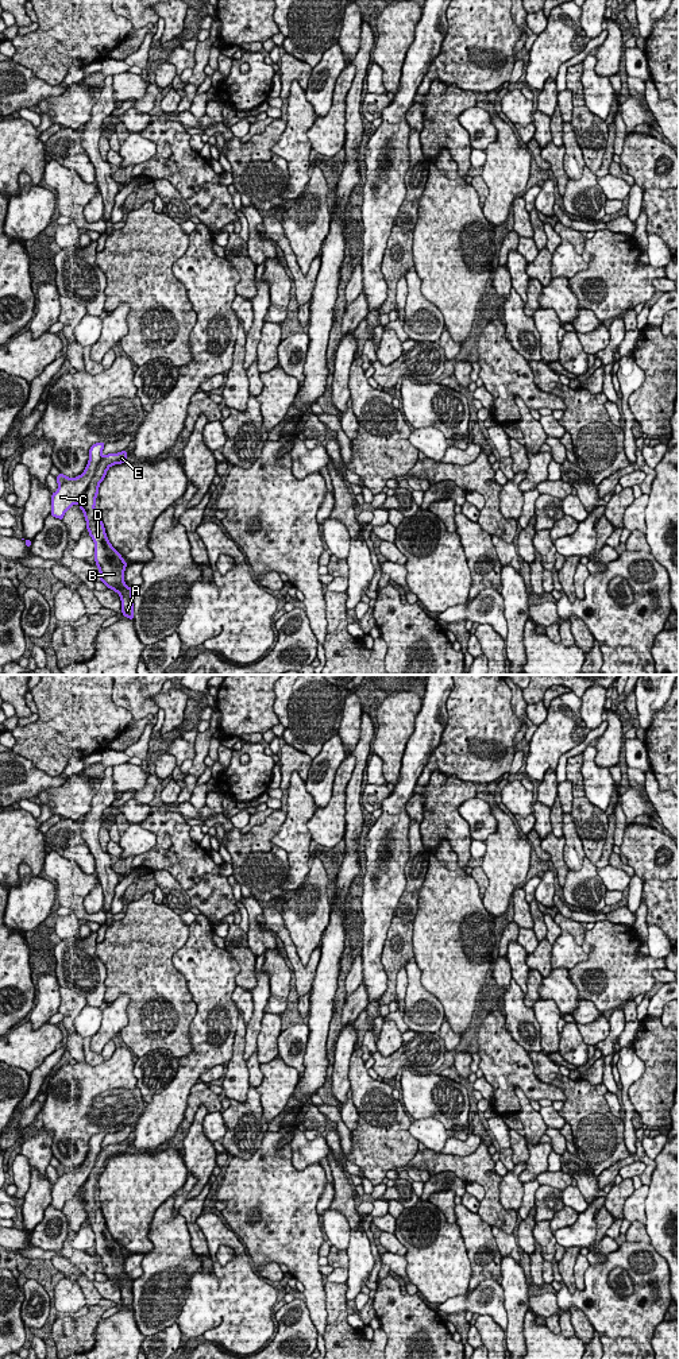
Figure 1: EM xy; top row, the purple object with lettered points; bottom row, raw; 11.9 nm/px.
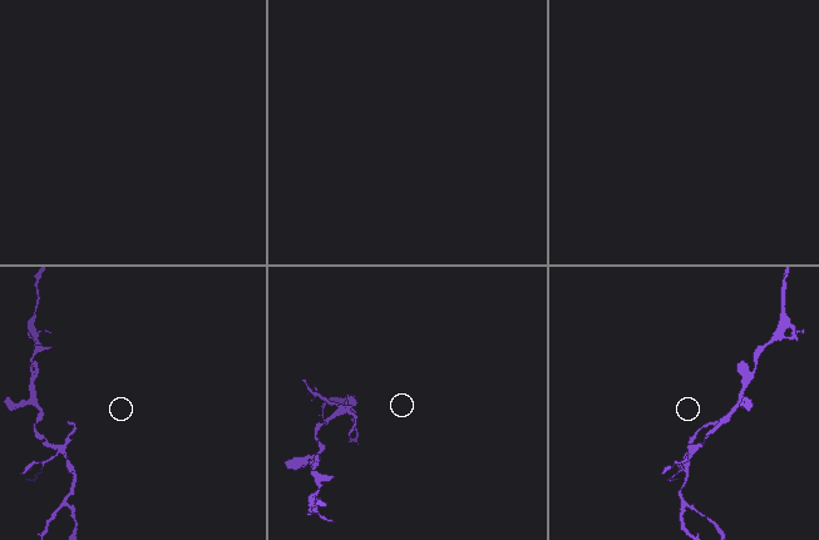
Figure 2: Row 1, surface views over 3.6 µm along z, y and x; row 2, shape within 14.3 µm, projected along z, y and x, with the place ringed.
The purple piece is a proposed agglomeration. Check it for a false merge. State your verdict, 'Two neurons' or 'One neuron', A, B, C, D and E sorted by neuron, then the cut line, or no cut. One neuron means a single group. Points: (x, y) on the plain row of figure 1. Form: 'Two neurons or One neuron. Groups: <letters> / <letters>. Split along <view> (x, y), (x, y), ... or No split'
Two neurons. Groups: A B D E / C. Split along xy (101, 1147), (88, 1178), (74, 1193)

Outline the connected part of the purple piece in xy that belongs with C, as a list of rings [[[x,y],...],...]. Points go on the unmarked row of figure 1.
[[[96,1134],[89,1140],[89,1153],[80,1167],[72,1169],[67,1174],[58,1178],[51,1186],[51,1204],[50,1207],[63,1211],[67,1200],[70,1200],[78,1188],[88,1180],[96,1159],[101,1151],[101,1143],[105,1134]]]

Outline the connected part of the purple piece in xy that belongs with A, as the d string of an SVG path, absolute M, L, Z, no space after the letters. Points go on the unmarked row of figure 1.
M127 1142L101 1147L88 1180L78 1188L76 1194L82 1201L86 1220L94 1232L93 1248L100 1263L100 1271L120 1286L123 1306L134 1310L134 1279L130 1279L123 1271L127 1252L123 1251L121 1246L109 1233L101 1208L94 1200L99 1177L104 1171L108 1159L113 1155L126 1154L126 1150Z

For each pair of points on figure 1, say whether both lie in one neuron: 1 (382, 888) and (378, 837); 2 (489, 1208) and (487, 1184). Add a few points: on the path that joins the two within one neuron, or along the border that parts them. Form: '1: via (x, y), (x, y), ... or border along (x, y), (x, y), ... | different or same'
1: via (382, 876), (374, 860), (377, 849) | same
2: via (490, 1203), (490, 1189) | same

